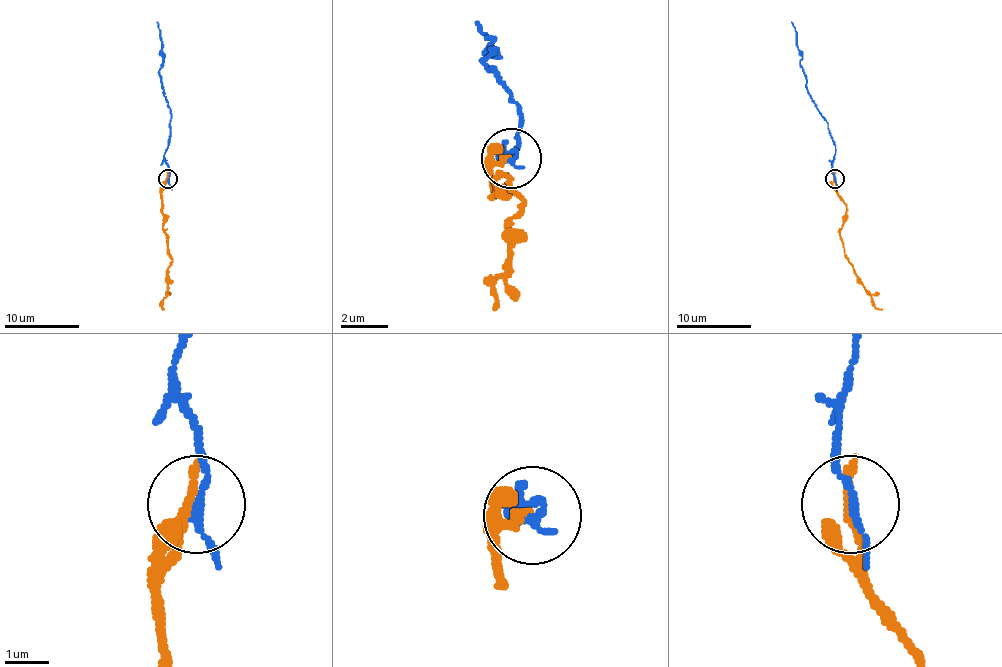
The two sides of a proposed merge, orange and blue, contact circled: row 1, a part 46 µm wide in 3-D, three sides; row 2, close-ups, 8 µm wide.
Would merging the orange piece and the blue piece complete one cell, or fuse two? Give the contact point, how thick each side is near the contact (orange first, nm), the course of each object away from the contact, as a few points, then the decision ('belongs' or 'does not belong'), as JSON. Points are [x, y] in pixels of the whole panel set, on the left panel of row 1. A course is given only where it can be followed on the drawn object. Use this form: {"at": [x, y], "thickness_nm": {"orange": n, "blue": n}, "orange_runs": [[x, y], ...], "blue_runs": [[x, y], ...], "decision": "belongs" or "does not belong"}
{"at": [168, 179], "thickness_nm": {"orange": 280, "blue": 160}, "orange_runs": [[167, 179], [162, 207], [169, 258], [162, 310]], "blue_runs": [[167, 179], [169, 166], [164, 155], [169, 140], [171, 112], [160, 69], [162, 44], [156, 22]], "decision": "does not belong"}

